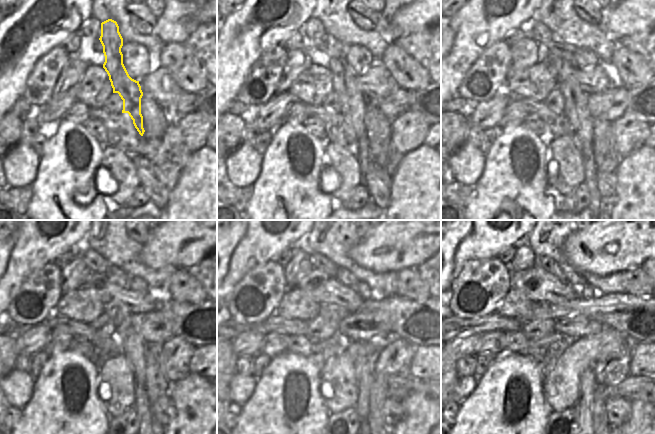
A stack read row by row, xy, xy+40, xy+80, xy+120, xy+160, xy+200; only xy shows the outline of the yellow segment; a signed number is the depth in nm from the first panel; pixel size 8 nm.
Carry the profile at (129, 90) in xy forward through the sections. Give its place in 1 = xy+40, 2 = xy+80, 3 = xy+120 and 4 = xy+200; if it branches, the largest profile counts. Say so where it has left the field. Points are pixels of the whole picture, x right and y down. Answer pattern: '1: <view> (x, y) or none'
1: xy+40 (353, 103)
2: xy+80 (576, 110)
3: xy+120 (134, 349)
4: xy+200 (587, 385)

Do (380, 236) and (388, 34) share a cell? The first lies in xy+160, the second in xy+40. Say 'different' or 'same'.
different

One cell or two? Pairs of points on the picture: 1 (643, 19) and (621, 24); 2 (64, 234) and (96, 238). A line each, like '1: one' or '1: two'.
1: one
2: two

